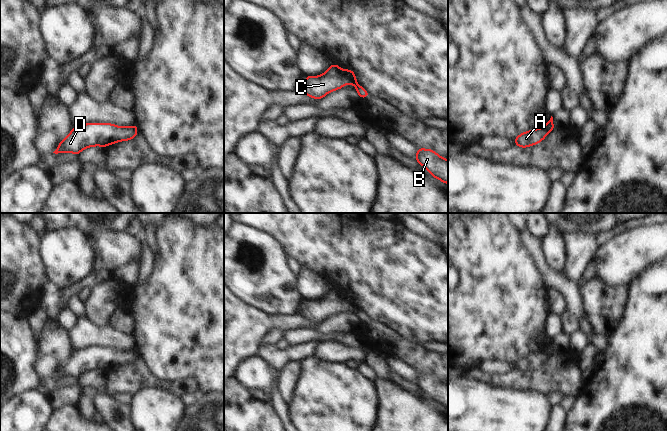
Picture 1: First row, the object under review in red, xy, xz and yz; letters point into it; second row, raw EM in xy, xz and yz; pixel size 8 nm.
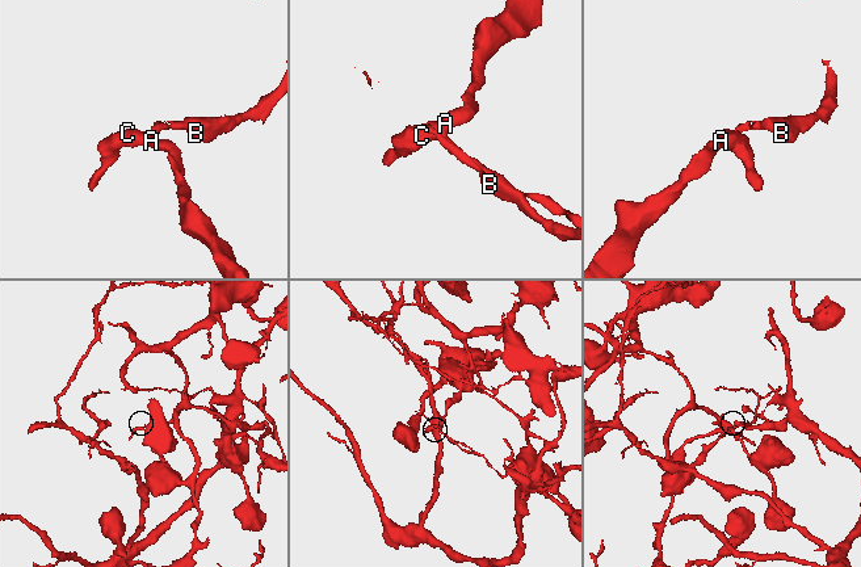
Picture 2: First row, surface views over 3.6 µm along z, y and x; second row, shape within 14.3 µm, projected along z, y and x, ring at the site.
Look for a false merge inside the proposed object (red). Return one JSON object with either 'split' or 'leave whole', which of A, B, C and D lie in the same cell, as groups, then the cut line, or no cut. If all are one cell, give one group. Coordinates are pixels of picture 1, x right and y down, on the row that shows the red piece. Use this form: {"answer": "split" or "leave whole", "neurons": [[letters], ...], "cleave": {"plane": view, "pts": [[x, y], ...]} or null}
{"answer": "split", "neurons": [["A", "C", "D"], ["B"]], "cleave": {"plane": "yz", "pts": [[544, 125], [548, 132]]}}

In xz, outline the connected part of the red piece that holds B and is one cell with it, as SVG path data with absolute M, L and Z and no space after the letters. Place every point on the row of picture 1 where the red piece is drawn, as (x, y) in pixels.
M417 147L414 157L418 163L426 168L430 175L448 184L448 160L439 156L434 150Z

